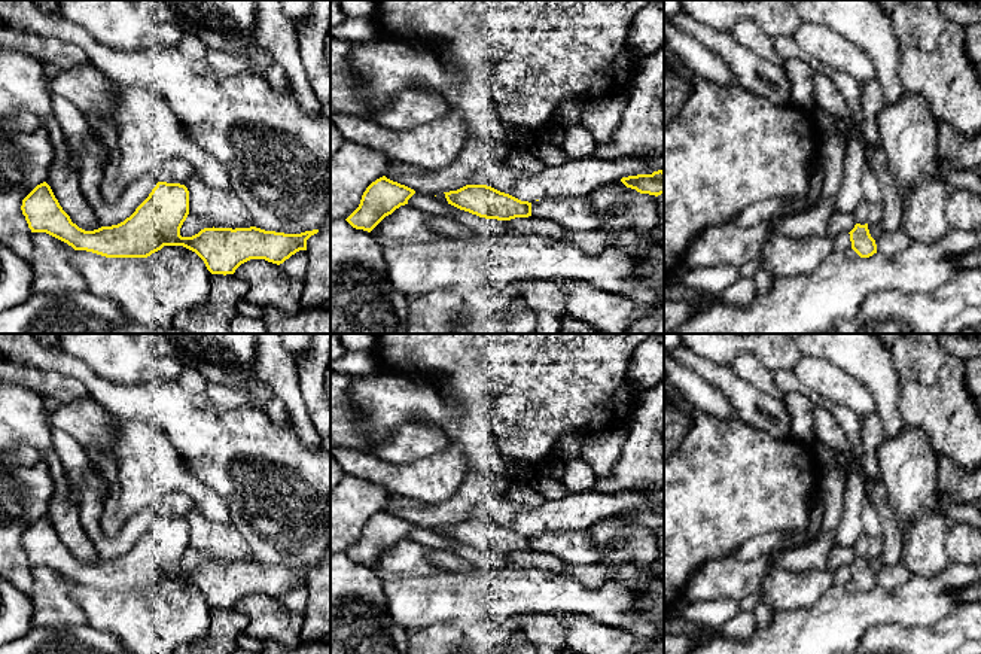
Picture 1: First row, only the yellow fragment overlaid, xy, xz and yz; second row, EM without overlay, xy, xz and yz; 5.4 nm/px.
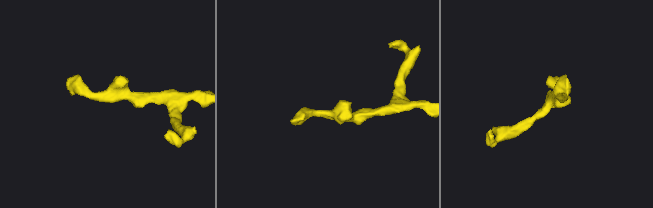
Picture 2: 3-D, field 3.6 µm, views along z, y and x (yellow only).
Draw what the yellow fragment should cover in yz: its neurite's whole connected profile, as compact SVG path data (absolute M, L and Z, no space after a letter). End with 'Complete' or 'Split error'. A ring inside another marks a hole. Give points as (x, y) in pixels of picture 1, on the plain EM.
M835 545L832 548L828 560L828 571L835 572L841 566L850 568L851 582L860 591L869 591L877 587L877 578L869 568L868 557L857 557L854 553L854 547Z. Split error

